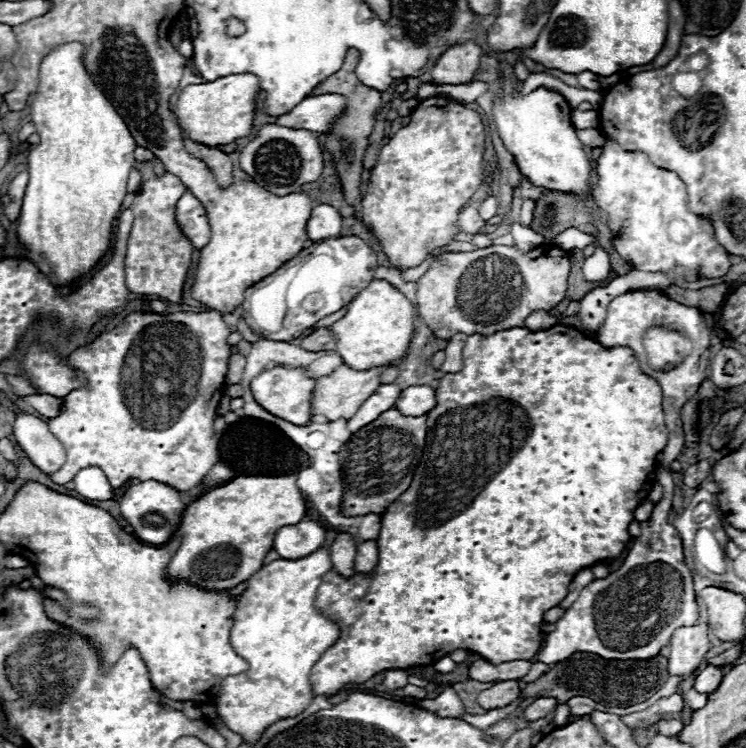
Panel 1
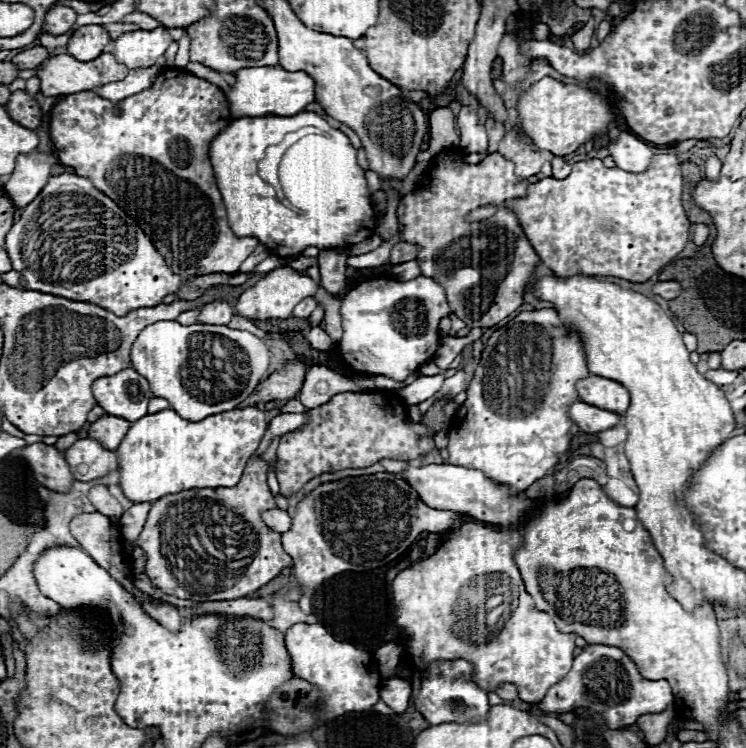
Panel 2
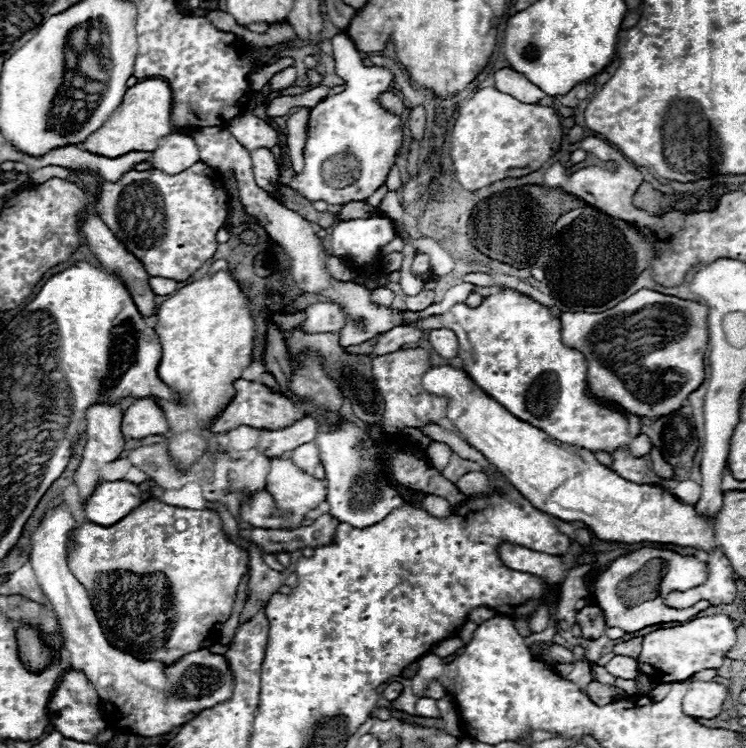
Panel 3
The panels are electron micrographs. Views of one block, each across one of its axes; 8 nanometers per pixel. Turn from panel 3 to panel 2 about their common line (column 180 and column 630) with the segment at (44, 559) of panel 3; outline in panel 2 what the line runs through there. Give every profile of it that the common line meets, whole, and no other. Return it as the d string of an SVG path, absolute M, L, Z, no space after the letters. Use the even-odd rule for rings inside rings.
M590 644L582 648L582 652L574 658L572 670L554 684L538 708L542 712L572 712L578 706L586 706L594 712L604 714L610 728L622 728L634 724L642 714L662 712L674 704L674 694L670 690L668 680L646 680L634 660L626 656L616 646L604 644Z

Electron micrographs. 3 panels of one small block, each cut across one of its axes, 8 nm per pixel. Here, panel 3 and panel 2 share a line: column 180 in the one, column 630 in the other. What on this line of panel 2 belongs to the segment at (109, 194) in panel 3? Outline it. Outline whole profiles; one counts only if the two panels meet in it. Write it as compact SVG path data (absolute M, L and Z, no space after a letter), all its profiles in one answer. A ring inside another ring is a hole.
M656 154L652 156L650 168L646 172L624 172L620 168L604 166L598 158L590 158L576 162L568 178L542 178L528 186L524 198L514 198L500 206L516 214L528 242L556 276L574 276L582 272L596 276L616 276L630 282L646 282L674 256L678 256L688 242L692 224L682 208L684 182L680 164L682 162L676 154Z

